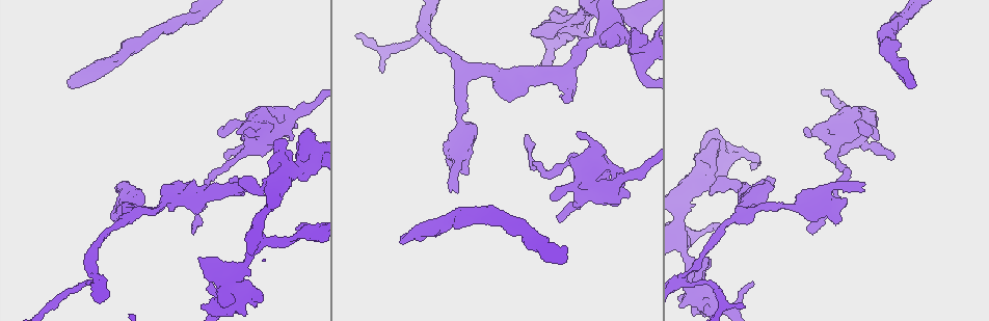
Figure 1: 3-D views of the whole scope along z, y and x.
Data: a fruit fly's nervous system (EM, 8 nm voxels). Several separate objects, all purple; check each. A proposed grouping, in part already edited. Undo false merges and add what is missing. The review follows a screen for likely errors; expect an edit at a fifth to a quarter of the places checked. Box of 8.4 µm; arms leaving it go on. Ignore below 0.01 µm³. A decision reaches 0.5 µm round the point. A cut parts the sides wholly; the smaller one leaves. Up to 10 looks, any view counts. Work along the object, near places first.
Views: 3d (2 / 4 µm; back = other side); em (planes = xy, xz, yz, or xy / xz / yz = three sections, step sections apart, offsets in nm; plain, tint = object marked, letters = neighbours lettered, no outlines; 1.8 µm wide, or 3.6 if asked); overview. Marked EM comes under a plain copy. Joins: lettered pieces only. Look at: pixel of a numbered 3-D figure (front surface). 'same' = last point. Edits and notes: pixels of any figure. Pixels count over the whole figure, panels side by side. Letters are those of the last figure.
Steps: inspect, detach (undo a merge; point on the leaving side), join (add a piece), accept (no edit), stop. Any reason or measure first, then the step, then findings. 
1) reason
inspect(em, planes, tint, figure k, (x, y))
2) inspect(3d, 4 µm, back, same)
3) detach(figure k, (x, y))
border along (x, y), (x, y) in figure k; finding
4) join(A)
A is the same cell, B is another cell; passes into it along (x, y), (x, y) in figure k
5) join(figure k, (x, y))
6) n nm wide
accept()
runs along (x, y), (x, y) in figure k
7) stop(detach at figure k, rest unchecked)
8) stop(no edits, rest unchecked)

branch stops here
inspect(em, planes, letters, figure 1, (290, 140))

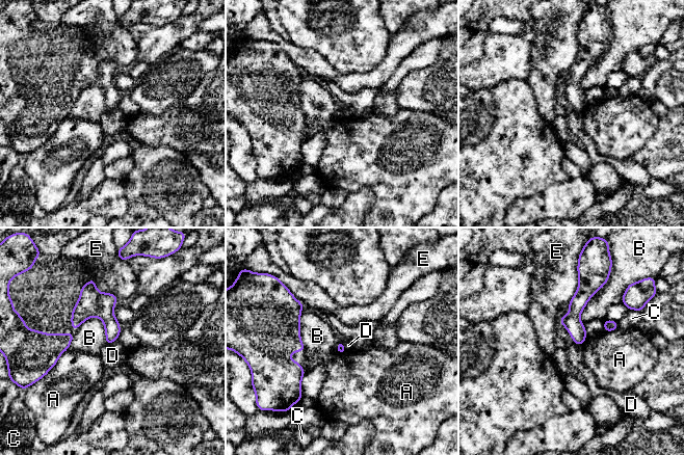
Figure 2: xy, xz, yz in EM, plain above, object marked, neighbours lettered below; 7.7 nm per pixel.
accept()
A, B, C, D and E are other cells; border along (116, 340), (106, 345) in figure 2; none of them fits

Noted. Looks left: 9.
free end
inspect(em, 3.6 µm, planes, letters, figure 1, (894, 155))

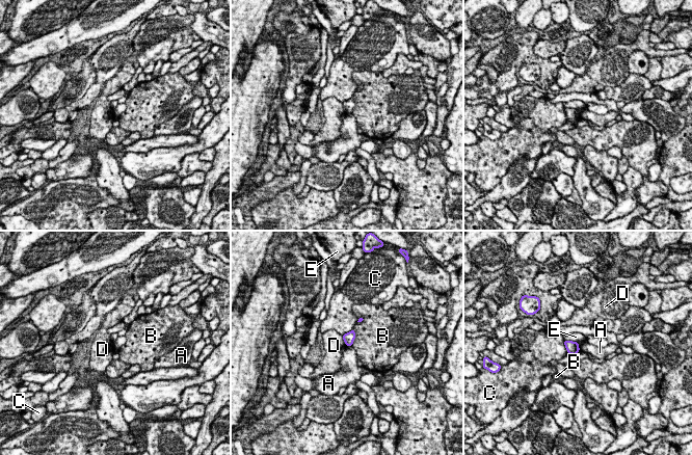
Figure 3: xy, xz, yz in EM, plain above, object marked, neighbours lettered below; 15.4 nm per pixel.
accept()
A, B, C, D and E are other cells; border along (577, 343), (580, 349) in figure 3; none of them fits

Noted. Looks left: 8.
end of a long branch
inspect(3d, 4 µm, figure 1, (527, 137))

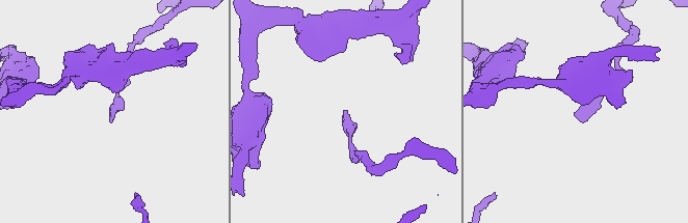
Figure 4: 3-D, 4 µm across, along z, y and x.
now the EM
inspect(em, planes, letters, figure 4, (110, 121))

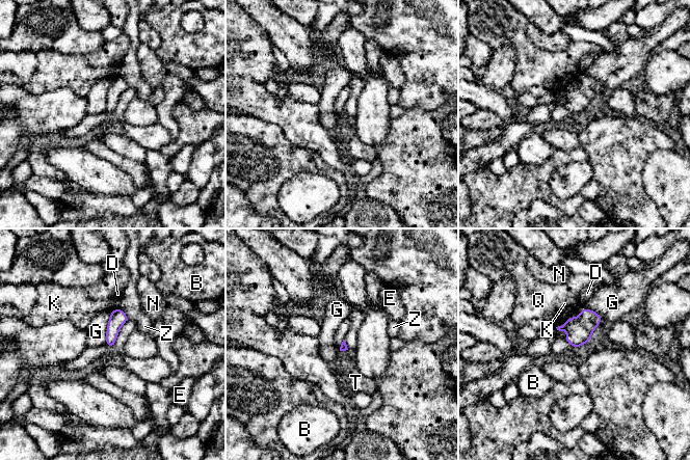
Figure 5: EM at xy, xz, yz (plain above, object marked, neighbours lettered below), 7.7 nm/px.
G touches over 280 nm
accept()
B, D, E, G, K, N, Q, T and Z are other cells; none of them fits

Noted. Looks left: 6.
looks like a crossing
inspect(3d, 4 µm, back, figure 1, (567, 27))

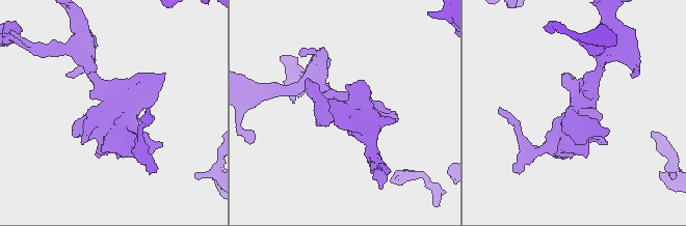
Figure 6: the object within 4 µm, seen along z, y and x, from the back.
shape alone is not enough
inspect(em, xy, step 4, tint, figure 6, (576, 104))

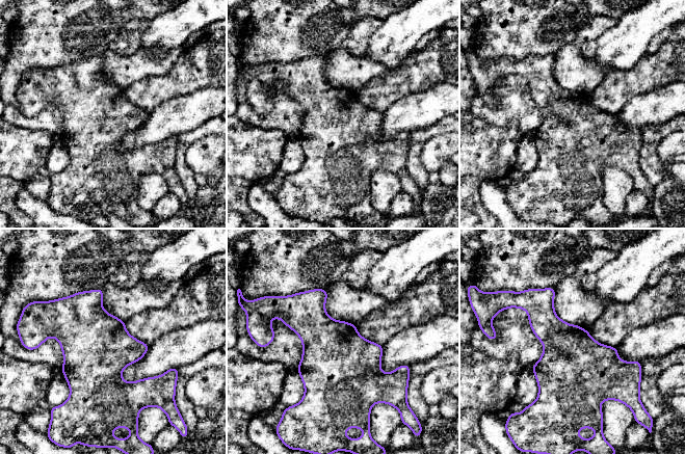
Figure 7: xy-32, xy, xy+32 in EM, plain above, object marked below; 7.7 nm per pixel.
another direction
inspect(em, xz, step 8, letters, same)

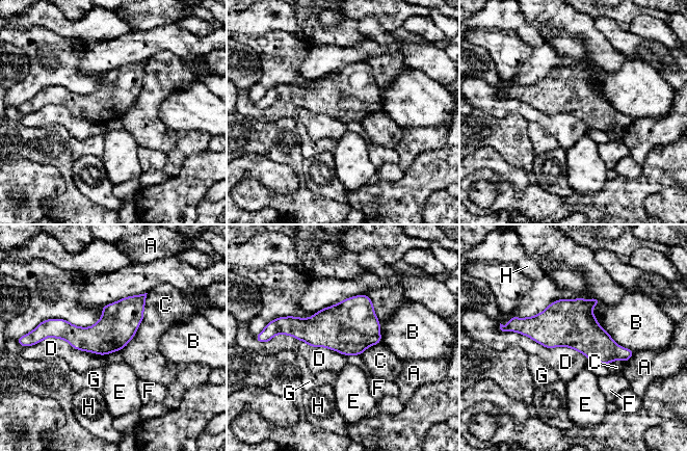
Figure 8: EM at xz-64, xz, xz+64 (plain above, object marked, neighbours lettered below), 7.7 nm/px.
300 nm wide
accept()
A, B, C, D, E, F, G and H are other cells; border along (505, 330), (588, 360) in figure 8; one cell here

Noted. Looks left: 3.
stop(no edits, rest unchecked)

